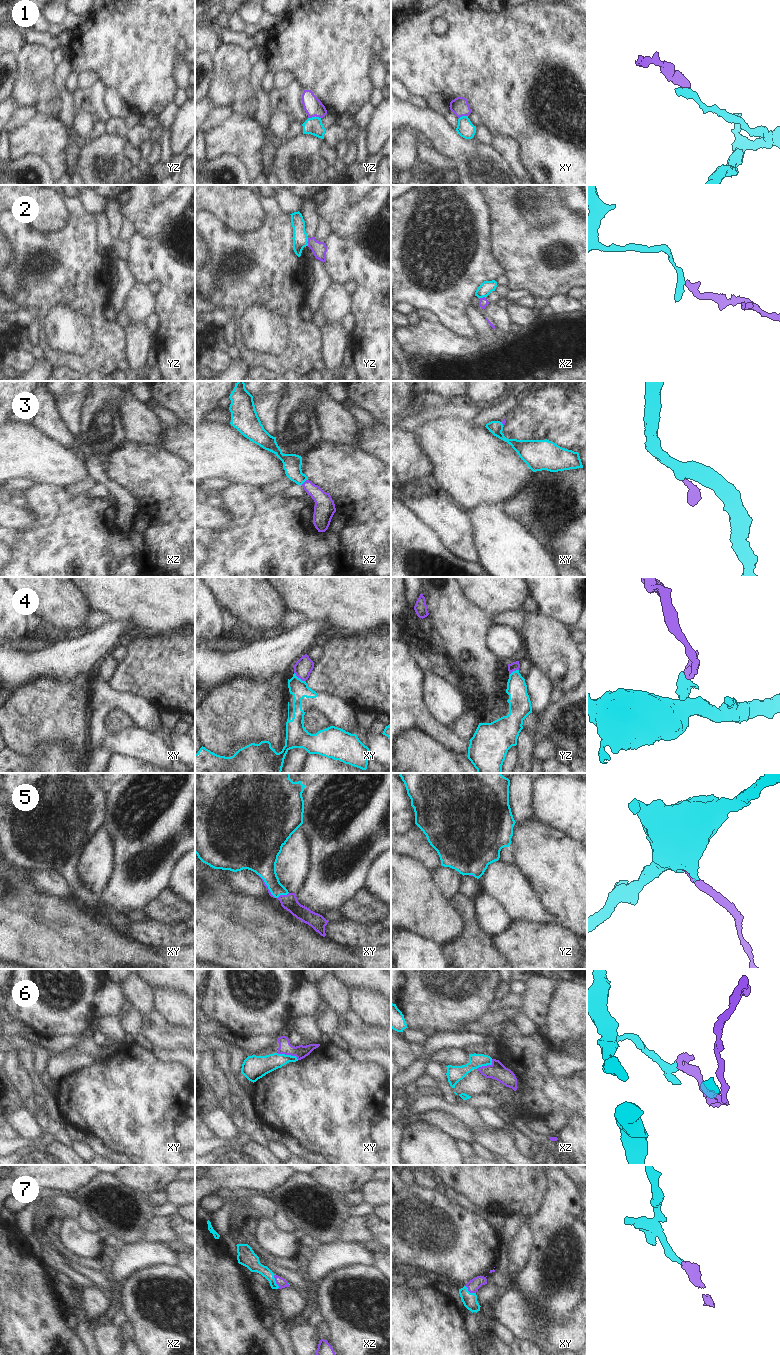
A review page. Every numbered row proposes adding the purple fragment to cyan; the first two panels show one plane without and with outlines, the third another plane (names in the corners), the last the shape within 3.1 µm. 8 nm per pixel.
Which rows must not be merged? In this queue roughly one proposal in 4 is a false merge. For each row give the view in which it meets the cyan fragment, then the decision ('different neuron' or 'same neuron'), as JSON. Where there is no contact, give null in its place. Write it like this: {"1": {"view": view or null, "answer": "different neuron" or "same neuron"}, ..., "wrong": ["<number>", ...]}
{"1": {"view": "yz", "answer": "different neuron"}, "2": {"view": "yz", "answer": "same neuron"}, "3": {"view": "xz", "answer": "same neuron"}, "4": {"view": "xy", "answer": "different neuron"}, "5": {"view": "xy", "answer": "same neuron"}, "6": {"view": "xy", "answer": "different neuron"}, "7": {"view": "xz", "answer": "same neuron"}, "wrong": ["1", "4", "6"]}

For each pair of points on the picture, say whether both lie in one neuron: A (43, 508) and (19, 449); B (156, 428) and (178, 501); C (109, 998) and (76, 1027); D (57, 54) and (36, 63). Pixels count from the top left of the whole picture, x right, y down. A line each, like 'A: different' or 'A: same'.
A: different
B: different
C: different
D: different

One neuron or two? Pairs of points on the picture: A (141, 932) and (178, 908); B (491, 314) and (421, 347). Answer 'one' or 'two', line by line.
A: two
B: two

